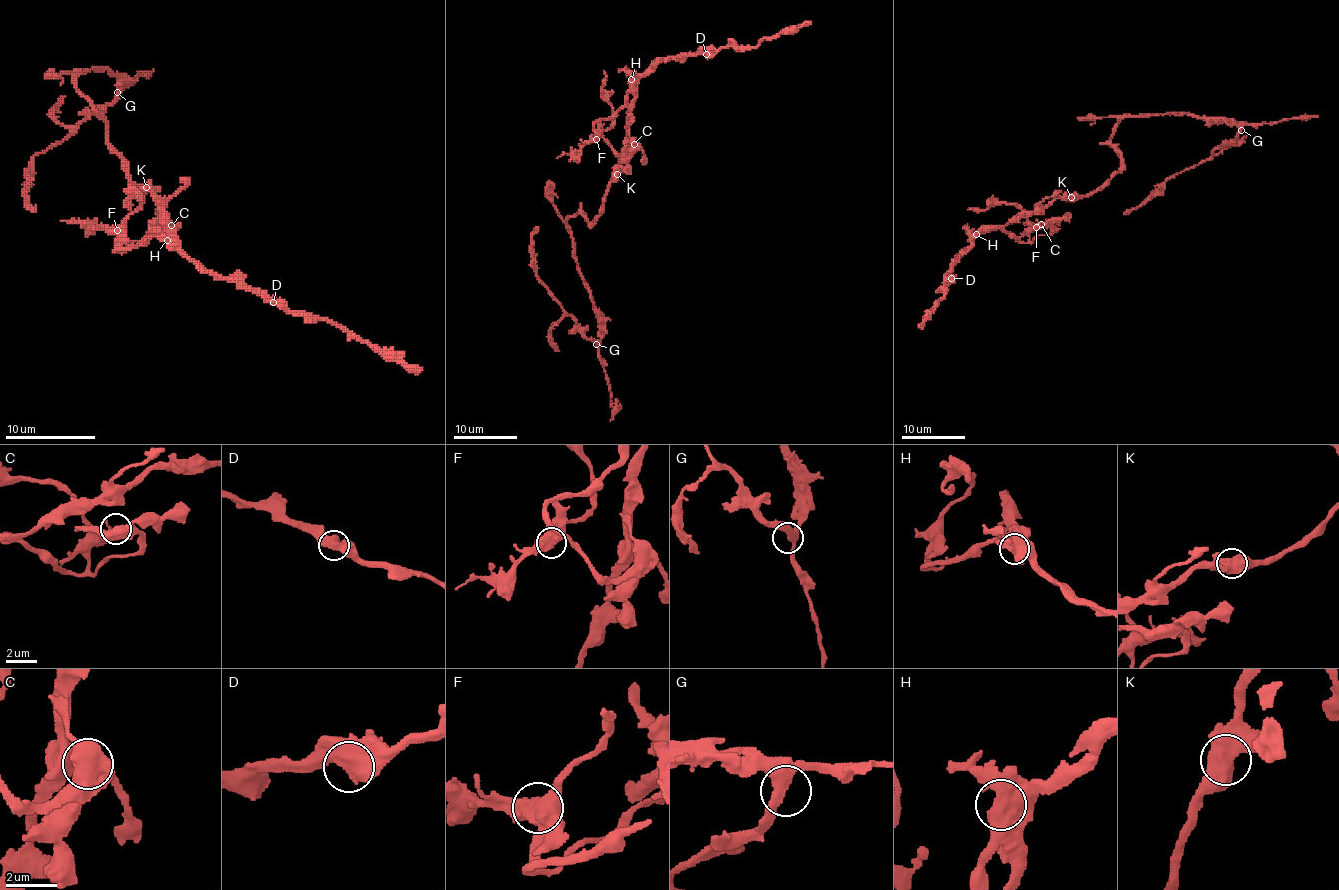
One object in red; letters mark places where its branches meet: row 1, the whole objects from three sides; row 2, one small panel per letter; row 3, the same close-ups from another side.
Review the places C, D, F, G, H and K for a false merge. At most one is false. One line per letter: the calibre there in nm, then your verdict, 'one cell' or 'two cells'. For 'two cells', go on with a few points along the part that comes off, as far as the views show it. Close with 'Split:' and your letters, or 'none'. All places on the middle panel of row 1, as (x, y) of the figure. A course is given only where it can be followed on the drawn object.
C: 700 nm | one cell
D: 600 nm | one cell
F: 650 nm | one cell
G: 440 nm | one cell
H: 700 nm | two cells | (631, 80), (624, 104), (610, 117), (601, 120), (601, 132), (613, 123), (609, 97), (602, 91), (604, 70)
K: 550 nm | one cell
Split: H

